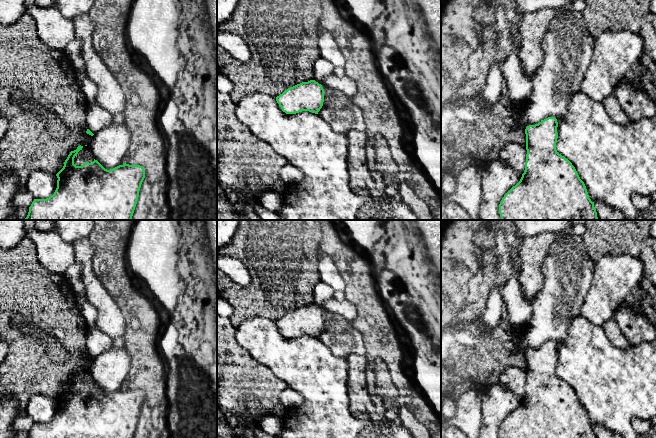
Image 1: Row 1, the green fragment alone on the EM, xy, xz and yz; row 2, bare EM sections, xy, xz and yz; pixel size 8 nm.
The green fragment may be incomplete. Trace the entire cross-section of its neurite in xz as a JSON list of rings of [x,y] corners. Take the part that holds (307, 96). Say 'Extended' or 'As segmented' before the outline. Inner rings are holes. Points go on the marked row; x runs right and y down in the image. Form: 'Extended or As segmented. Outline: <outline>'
As segmented. Outline: [[[310,80],[288,88],[276,97],[276,101],[286,114],[302,111],[318,114],[324,102],[324,89],[315,80]]]

